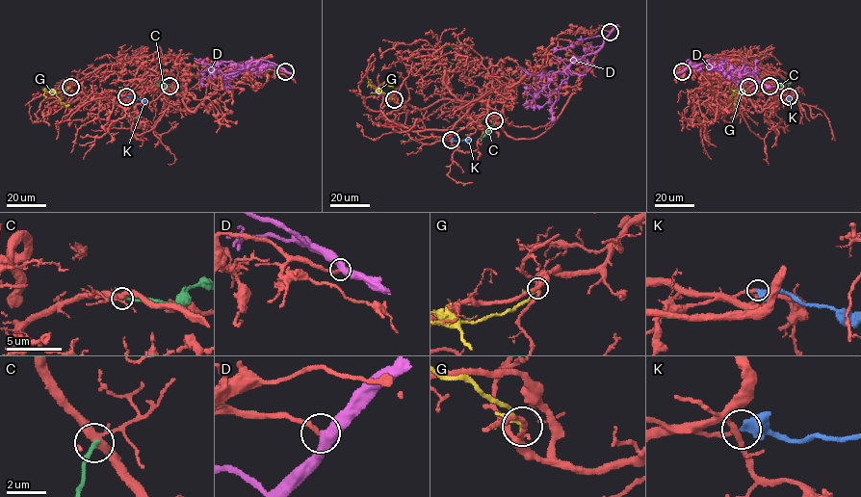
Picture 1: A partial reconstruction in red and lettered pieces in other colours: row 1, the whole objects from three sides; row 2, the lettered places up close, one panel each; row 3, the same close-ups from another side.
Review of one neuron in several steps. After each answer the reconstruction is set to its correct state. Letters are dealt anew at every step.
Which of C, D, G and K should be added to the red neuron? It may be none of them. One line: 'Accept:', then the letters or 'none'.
Accept: K

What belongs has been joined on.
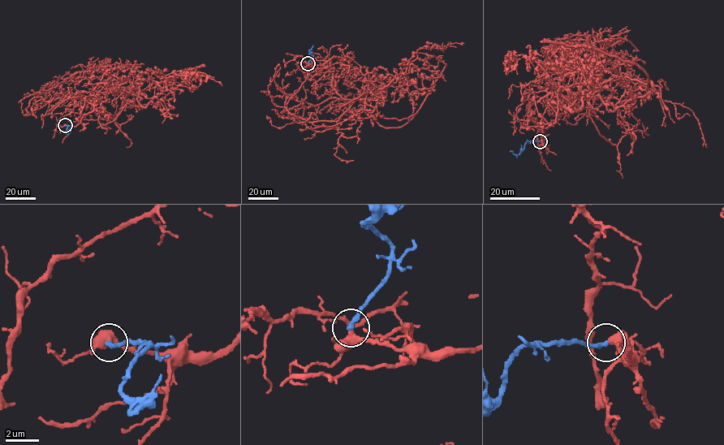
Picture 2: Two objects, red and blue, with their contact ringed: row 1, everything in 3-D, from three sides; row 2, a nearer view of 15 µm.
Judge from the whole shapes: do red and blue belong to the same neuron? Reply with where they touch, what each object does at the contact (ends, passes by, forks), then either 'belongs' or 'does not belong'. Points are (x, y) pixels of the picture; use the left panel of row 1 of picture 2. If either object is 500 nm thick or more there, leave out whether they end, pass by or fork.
(65, 125) | red passes by | blue ends | belongs

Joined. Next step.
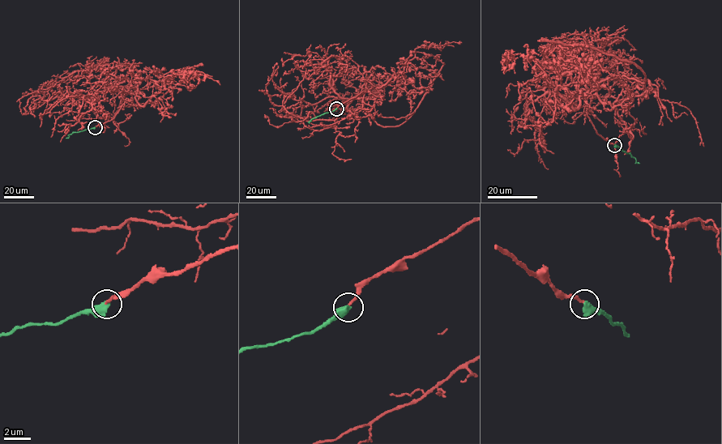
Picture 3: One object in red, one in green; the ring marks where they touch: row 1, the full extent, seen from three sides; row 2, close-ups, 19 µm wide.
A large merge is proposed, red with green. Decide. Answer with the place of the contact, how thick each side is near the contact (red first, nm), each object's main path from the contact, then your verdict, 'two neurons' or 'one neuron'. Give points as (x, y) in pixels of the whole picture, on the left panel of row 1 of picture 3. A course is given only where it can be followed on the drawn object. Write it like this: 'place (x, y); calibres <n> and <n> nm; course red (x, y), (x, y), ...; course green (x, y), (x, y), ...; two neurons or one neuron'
place (95, 127); calibres 200 and 550 nm; course red (95, 127), (124, 103), (114, 88), (126, 78), (137, 83), (142, 105), (173, 73), (202, 71), (220, 84); course green (95, 127), (74, 132), (67, 138); one neuron

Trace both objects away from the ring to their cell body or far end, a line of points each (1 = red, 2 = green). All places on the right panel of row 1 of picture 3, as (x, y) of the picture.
1: (614, 145), (587, 113), (599, 63), (583, 69), (587, 91), (575, 108), (534, 58), (509, 51), (504, 74)
2: (614, 145), (639, 163)

